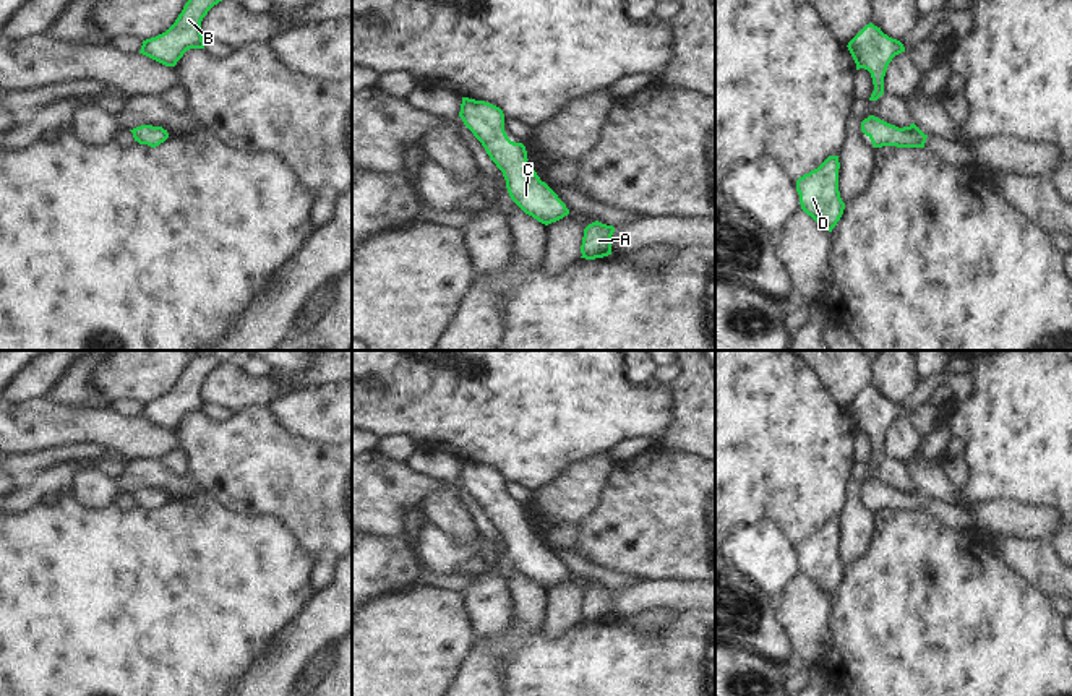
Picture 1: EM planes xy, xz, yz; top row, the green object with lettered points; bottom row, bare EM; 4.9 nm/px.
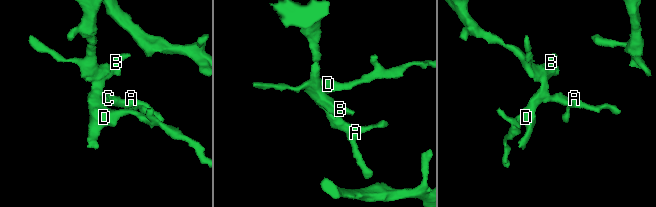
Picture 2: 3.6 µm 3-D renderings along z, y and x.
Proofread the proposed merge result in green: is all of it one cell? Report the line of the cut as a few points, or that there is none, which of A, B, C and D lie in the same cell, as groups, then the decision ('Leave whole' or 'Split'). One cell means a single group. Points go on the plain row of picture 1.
No split. Groups: A B C D. Leave whole

